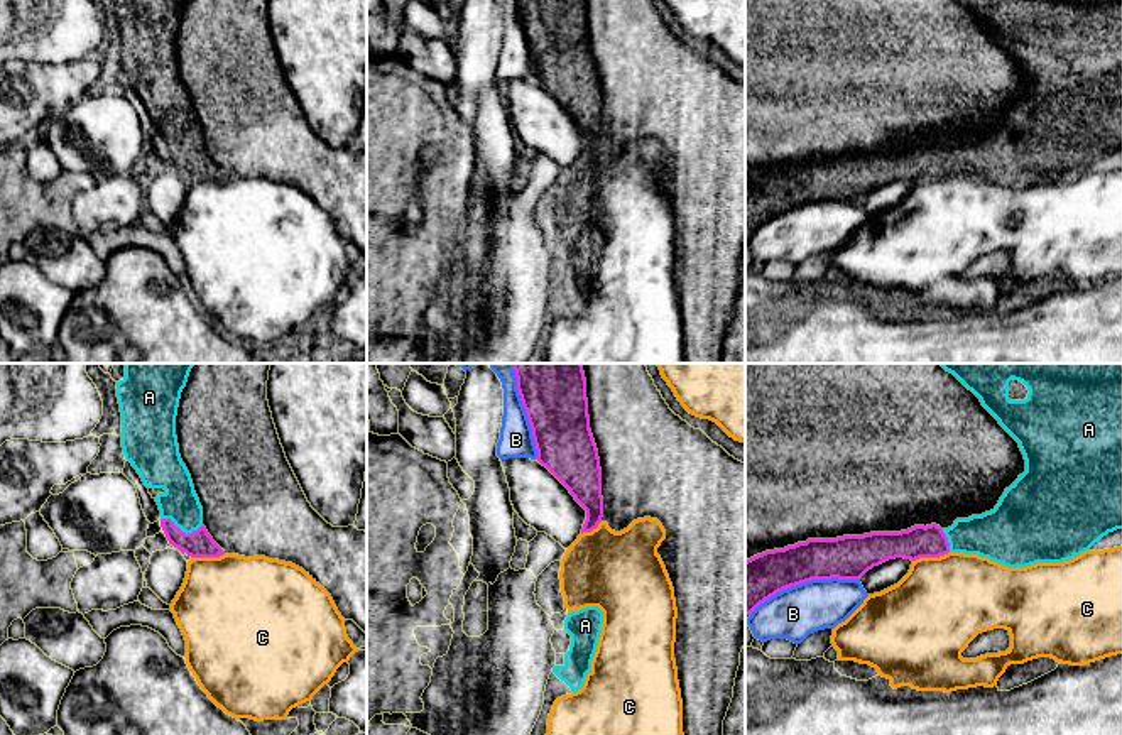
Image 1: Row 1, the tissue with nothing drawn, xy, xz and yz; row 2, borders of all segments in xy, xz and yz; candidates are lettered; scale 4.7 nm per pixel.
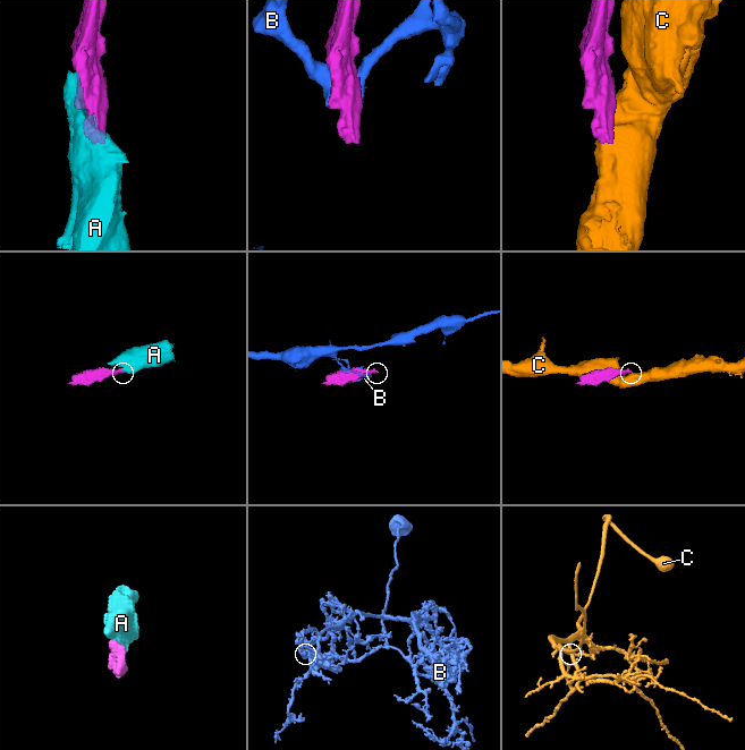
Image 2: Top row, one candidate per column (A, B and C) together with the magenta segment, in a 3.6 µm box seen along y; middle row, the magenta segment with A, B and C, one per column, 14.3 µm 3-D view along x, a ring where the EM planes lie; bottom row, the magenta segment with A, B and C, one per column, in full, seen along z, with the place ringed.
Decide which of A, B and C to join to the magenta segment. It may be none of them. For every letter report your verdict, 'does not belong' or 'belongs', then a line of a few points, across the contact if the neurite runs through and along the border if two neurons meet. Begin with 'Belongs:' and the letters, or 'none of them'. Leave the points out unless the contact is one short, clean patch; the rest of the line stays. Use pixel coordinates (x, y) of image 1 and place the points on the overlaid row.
Belongs: A
A: belongs
B: does not belong
C: does not belong; line yz (948, 551), (938, 556), (920, 556), (913, 561)

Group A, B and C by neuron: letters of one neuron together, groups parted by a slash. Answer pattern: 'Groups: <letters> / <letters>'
Groups: A / B / C

